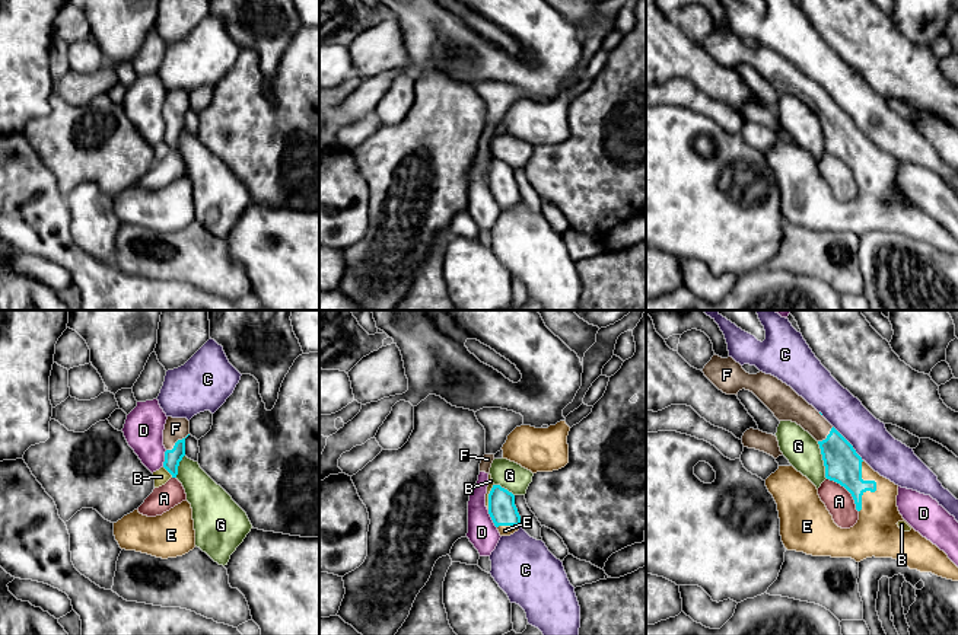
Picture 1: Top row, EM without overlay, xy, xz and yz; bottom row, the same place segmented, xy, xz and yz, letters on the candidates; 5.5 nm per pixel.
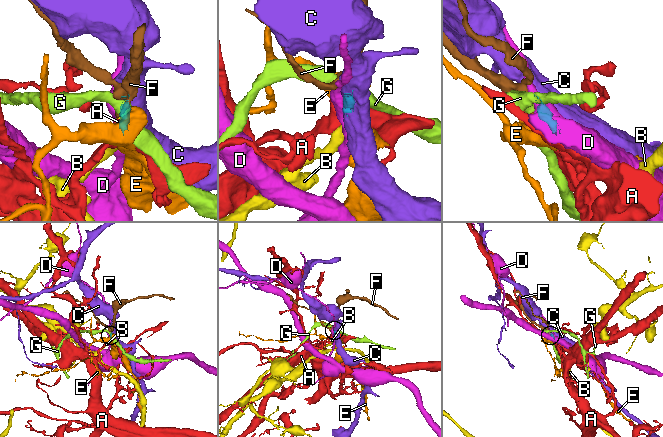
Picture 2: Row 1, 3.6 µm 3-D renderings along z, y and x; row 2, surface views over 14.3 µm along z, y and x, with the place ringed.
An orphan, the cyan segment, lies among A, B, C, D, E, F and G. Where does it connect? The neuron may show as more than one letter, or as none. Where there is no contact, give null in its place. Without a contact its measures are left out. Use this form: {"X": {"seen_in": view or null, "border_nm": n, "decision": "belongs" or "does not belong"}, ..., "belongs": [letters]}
{"A": {"seen_in": "yz", "border_nm": 260, "decision": "does not belong"}, "B": {"seen_in": "xy", "border_nm": 80, "decision": "does not belong"}, "C": {"seen_in": "yz", "border_nm": 260, "decision": "does not belong"}, "D": {"seen_in": "xz", "border_nm": 120, "decision": "does not belong"}, "E": {"seen_in": "yz", "border_nm": 280, "decision": "belongs"}, "F": {"seen_in": "xy", "border_nm": 160, "decision": "belongs"}, "G": {"seen_in": "yz", "border_nm": 220, "decision": "does not belong"}, "belongs": ["E", "F"]}

